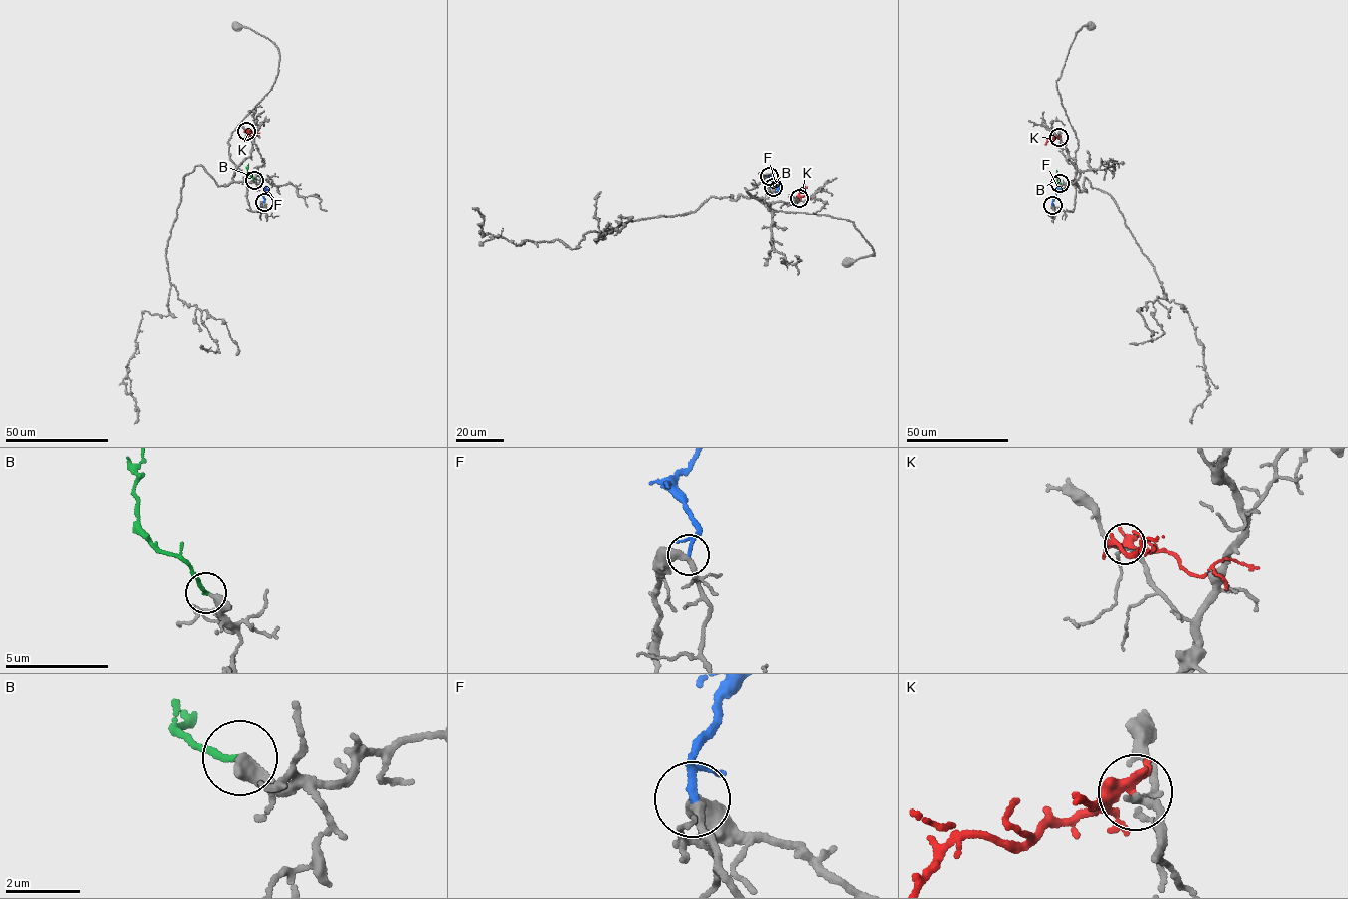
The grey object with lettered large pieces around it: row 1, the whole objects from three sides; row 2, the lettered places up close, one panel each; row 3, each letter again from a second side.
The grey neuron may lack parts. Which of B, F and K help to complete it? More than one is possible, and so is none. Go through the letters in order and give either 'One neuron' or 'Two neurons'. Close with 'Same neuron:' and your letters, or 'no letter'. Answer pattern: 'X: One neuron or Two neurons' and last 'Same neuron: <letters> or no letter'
B: One neuron
F: Two neurons
K: Two neurons
Same neuron: B

